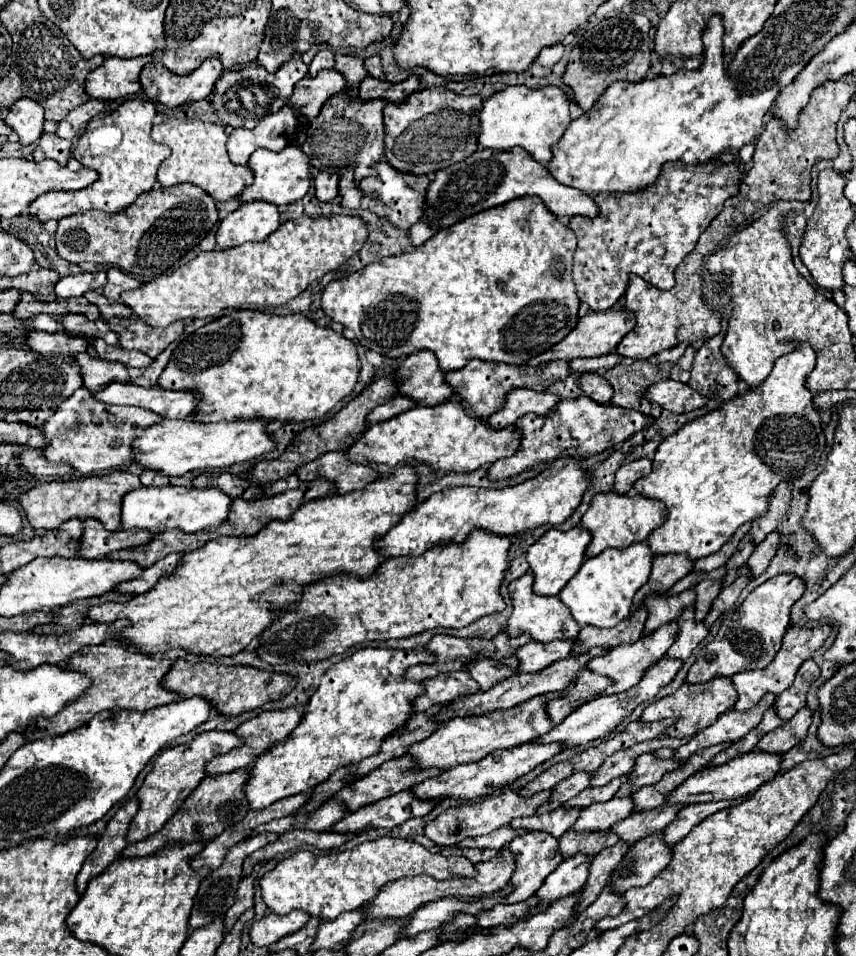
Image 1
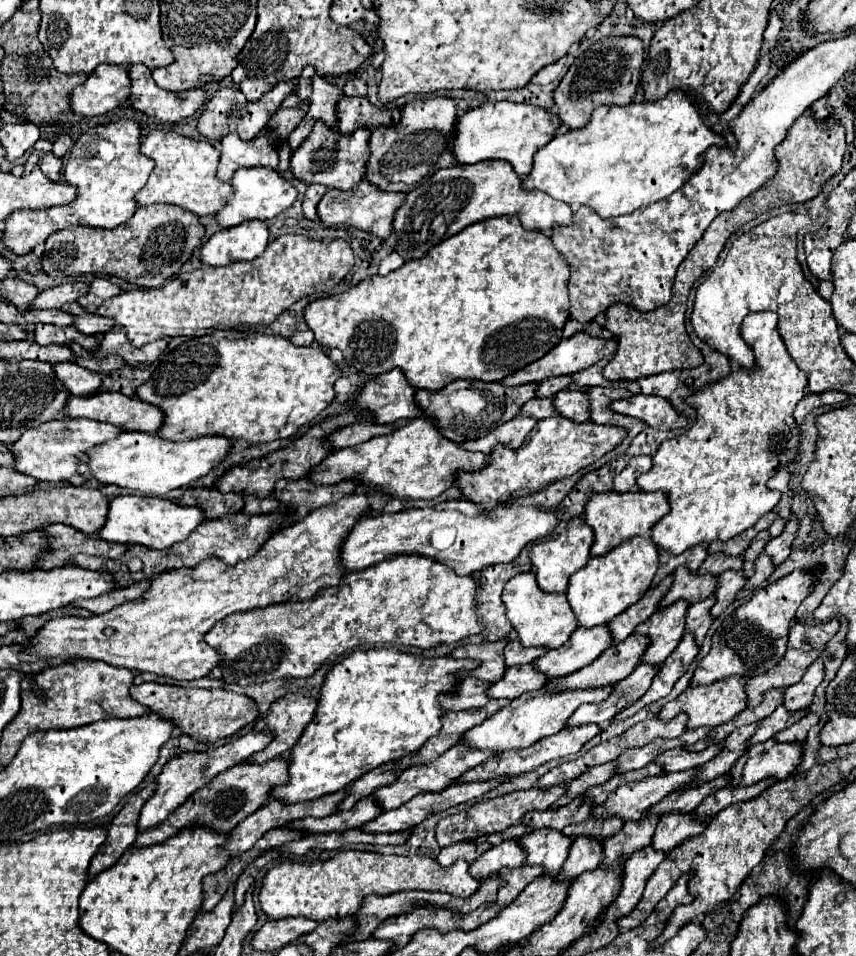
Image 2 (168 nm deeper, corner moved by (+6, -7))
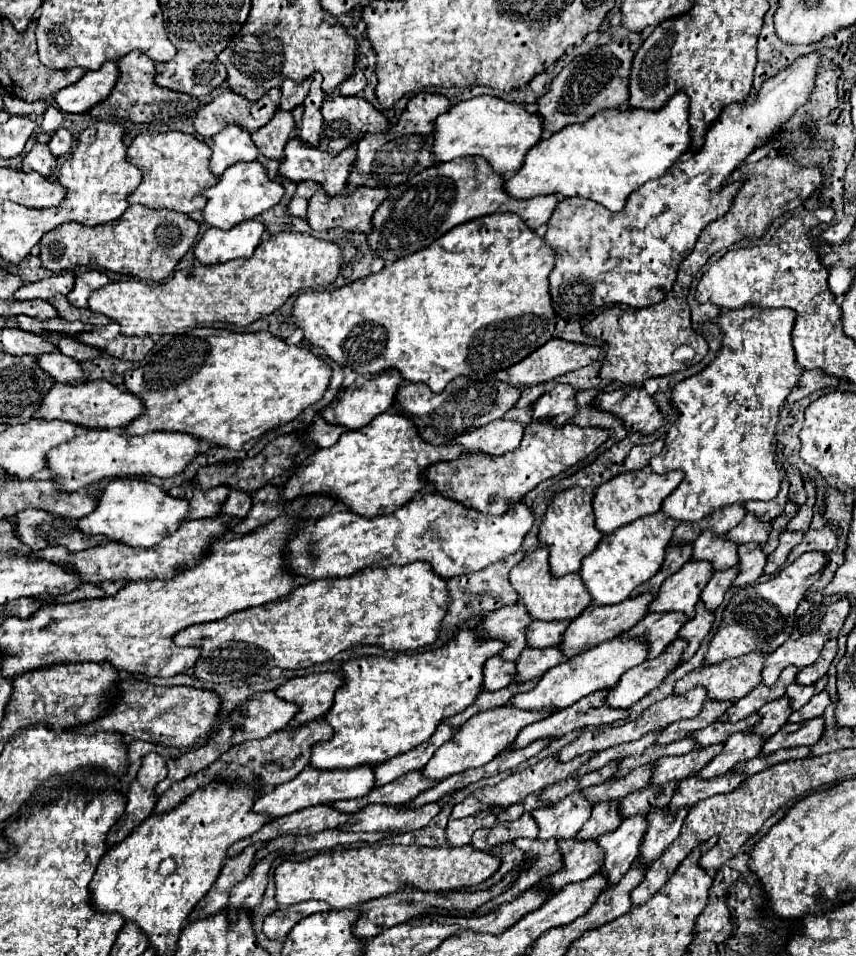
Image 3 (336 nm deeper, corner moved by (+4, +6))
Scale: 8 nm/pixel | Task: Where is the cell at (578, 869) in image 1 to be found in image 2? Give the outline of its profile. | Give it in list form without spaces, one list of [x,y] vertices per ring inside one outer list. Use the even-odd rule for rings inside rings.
[[[574,840],[570,846],[570,856],[562,866],[562,872],[554,878],[556,882],[570,882],[578,878],[582,872],[590,872],[598,868],[602,862],[602,842],[600,840]]]

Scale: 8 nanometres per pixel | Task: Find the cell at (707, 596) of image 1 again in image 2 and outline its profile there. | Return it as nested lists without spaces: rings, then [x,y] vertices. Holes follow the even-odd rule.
[[[724,572],[724,574],[718,576],[718,584],[716,584],[716,590],[714,590],[716,602],[714,602],[712,610],[710,610],[712,618],[716,618],[718,614],[722,614],[722,612],[728,608],[728,604],[732,604],[736,592],[738,592],[744,584],[746,584],[746,580],[742,578],[740,572]]]

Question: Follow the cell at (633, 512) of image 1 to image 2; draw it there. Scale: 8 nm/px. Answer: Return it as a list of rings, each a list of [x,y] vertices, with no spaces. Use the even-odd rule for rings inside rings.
[[[608,492],[608,494],[594,494],[584,508],[584,520],[594,530],[594,544],[590,548],[592,556],[604,556],[610,550],[614,550],[624,540],[630,540],[634,536],[646,536],[650,528],[662,520],[670,512],[670,506],[666,502],[664,492]]]

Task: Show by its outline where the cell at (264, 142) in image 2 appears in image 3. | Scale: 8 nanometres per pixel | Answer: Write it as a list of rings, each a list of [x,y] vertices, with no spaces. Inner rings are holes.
[[[236,125],[224,127],[218,135],[212,137],[212,157],[210,171],[220,177],[230,165],[240,161],[254,161],[258,155],[256,145],[248,131]]]

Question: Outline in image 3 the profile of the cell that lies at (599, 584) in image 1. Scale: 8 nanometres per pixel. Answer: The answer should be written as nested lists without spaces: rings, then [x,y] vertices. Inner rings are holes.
[[[662,511],[648,517],[640,517],[610,535],[604,535],[602,543],[582,561],[580,575],[592,595],[594,605],[614,605],[632,595],[632,591],[654,577],[666,557],[666,547],[672,539],[676,521]]]

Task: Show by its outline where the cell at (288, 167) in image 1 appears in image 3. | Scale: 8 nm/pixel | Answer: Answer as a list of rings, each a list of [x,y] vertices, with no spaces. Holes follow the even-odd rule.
[[[252,161],[252,163],[236,163],[228,167],[228,171],[224,171],[218,183],[210,189],[204,189],[202,195],[206,197],[206,207],[202,209],[204,223],[228,231],[234,225],[254,219],[266,209],[272,209],[282,199],[284,187],[280,183],[272,183],[266,175],[266,169],[258,161]]]

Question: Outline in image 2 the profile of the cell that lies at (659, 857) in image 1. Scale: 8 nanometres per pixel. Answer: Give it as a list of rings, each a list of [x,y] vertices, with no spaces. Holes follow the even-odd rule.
[[[678,814],[662,816],[658,826],[656,826],[656,832],[652,836],[652,844],[650,846],[656,852],[662,852],[664,856],[668,856],[684,840],[702,834],[704,828],[706,828],[706,824],[704,822],[696,822],[692,814],[686,814],[686,816],[678,816]]]

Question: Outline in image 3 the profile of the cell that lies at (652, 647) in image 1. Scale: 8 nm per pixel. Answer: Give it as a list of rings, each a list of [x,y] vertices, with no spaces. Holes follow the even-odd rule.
[[[688,561],[680,571],[666,579],[656,599],[650,603],[650,611],[682,611],[688,619],[694,615],[694,607],[702,589],[714,575],[710,561]]]

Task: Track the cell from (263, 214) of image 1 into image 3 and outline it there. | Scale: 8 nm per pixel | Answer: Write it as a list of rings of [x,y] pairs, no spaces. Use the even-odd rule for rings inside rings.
[[[254,219],[232,227],[232,231],[216,231],[212,227],[196,243],[194,257],[202,265],[216,265],[232,259],[248,259],[258,247],[262,233],[264,225]]]

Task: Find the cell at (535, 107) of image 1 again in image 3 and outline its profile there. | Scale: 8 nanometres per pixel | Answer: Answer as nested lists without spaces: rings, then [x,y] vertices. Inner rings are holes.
[[[482,95],[468,101],[460,101],[450,111],[440,115],[434,123],[432,153],[436,163],[452,161],[456,157],[482,157],[488,161],[494,173],[512,175],[524,163],[526,153],[540,141],[542,119],[528,113],[520,103],[506,103],[502,99]]]

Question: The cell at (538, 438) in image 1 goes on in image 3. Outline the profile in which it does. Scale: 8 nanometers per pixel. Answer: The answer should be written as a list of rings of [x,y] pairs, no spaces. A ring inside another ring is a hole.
[[[534,421],[526,427],[520,447],[512,453],[500,457],[484,453],[464,453],[454,461],[434,463],[424,471],[424,477],[434,485],[436,493],[452,501],[458,501],[480,513],[504,515],[510,503],[522,501],[522,497],[532,491],[540,481],[550,479],[588,457],[604,443],[606,437],[608,431],[598,431],[598,427],[554,427],[552,423]]]

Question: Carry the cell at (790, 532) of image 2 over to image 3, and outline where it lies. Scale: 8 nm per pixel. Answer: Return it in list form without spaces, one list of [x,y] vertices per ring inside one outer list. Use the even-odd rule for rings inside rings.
[[[806,479],[804,487],[806,487],[806,493],[808,493],[808,499],[800,507],[800,511],[790,519],[790,523],[788,523],[790,531],[802,531],[802,533],[806,533],[808,527],[810,527],[810,521],[812,521],[812,509],[814,509],[814,503],[816,503],[816,493],[814,493],[814,485],[812,485],[810,479]]]

